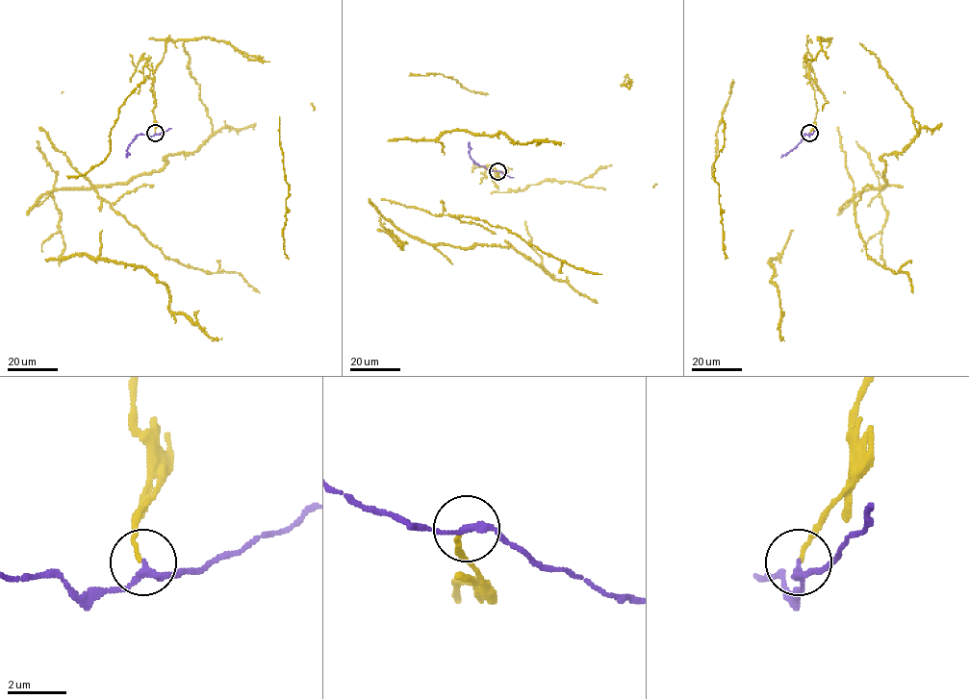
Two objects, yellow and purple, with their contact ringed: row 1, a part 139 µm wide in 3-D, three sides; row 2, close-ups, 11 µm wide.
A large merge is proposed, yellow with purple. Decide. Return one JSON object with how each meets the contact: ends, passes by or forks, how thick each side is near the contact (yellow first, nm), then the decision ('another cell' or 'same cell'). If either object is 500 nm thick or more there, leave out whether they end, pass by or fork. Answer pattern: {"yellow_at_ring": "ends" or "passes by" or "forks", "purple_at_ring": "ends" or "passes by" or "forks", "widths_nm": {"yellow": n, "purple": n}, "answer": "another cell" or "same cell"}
{"yellow_at_ring": "ends", "purple_at_ring": "passes by", "widths_nm": {"yellow": 120, "purple": 200}, "answer": "another cell"}

